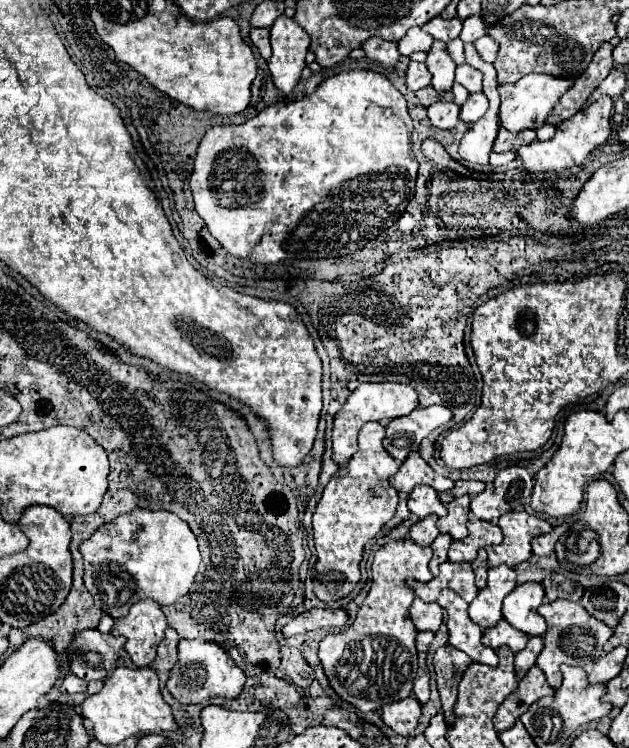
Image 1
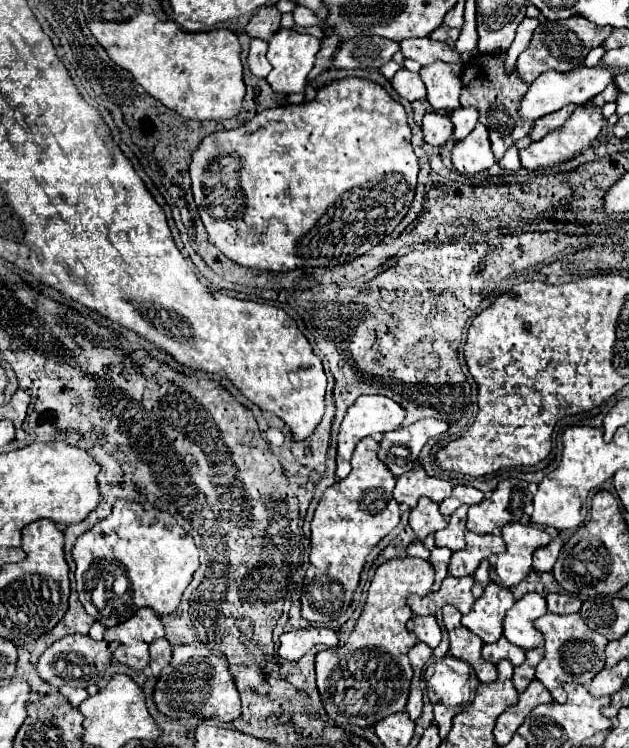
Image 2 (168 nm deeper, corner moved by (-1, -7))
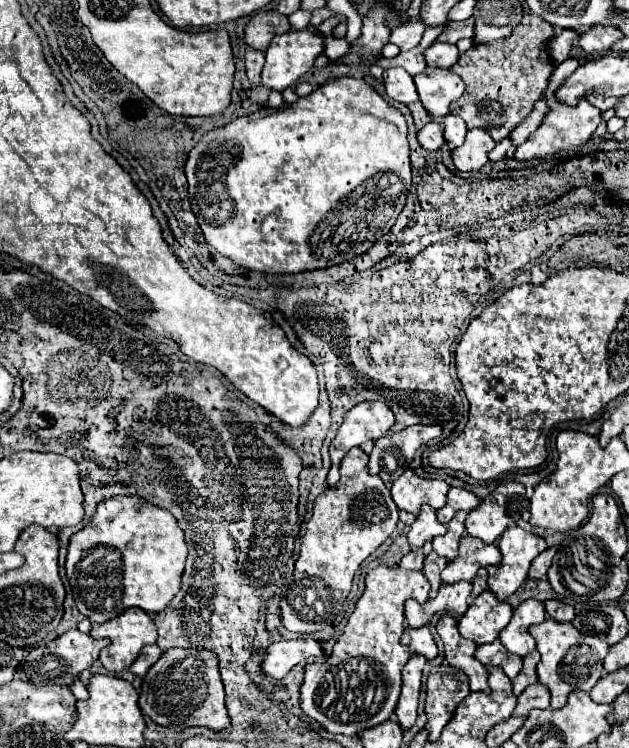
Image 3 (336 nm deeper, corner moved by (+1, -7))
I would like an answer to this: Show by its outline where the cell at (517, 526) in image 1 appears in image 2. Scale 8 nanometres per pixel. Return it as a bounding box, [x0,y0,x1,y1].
[490,525,550,587]

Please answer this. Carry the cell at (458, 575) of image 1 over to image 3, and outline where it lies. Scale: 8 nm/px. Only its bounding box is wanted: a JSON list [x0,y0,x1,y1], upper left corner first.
[438,581,472,615]

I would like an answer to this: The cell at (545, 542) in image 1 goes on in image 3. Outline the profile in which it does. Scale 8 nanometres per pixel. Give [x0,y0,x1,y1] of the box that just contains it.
[528,547,556,579]

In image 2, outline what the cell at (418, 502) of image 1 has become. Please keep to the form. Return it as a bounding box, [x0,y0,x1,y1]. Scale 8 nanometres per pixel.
[410,497,448,541]

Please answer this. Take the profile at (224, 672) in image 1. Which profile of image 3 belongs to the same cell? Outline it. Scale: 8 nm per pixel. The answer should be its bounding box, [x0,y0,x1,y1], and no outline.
[140,649,230,731]

